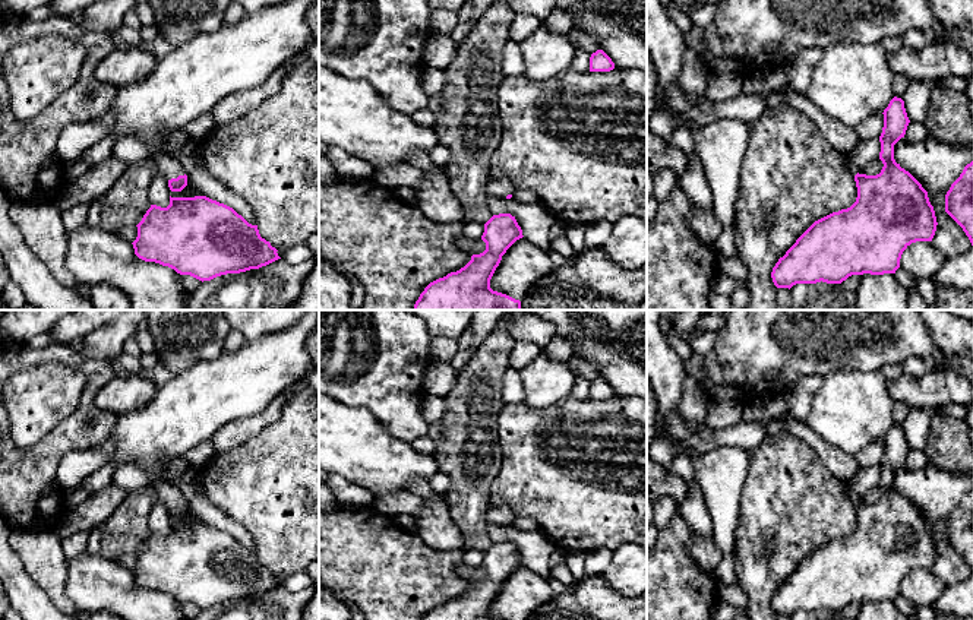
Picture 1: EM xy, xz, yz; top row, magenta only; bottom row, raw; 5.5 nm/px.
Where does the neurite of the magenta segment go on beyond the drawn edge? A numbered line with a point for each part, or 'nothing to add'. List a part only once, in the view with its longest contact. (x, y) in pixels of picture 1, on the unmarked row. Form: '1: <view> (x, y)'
1: xy (168, 494)

